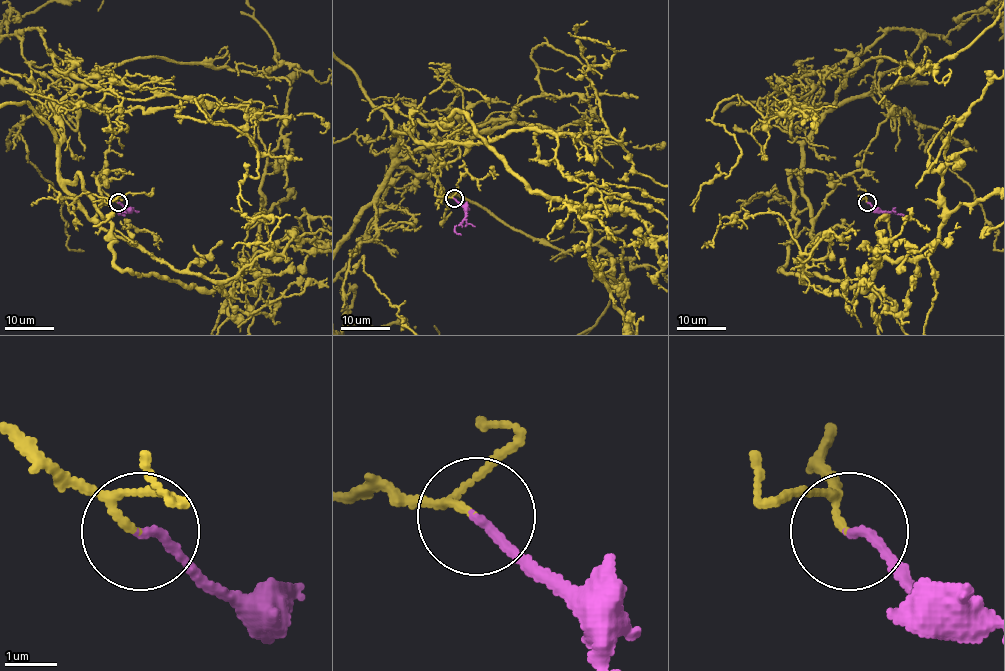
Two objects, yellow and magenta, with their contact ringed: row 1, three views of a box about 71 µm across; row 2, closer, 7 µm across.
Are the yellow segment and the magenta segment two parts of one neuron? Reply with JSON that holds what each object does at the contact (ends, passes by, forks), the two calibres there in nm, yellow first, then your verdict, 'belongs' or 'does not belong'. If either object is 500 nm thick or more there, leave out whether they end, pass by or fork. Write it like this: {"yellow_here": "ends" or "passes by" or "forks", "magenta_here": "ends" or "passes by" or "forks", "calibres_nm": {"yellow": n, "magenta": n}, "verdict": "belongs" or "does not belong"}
{"yellow_here": "passes by", "magenta_here": "ends", "calibres_nm": {"yellow": 100, "magenta": 170}, "verdict": "belongs"}

